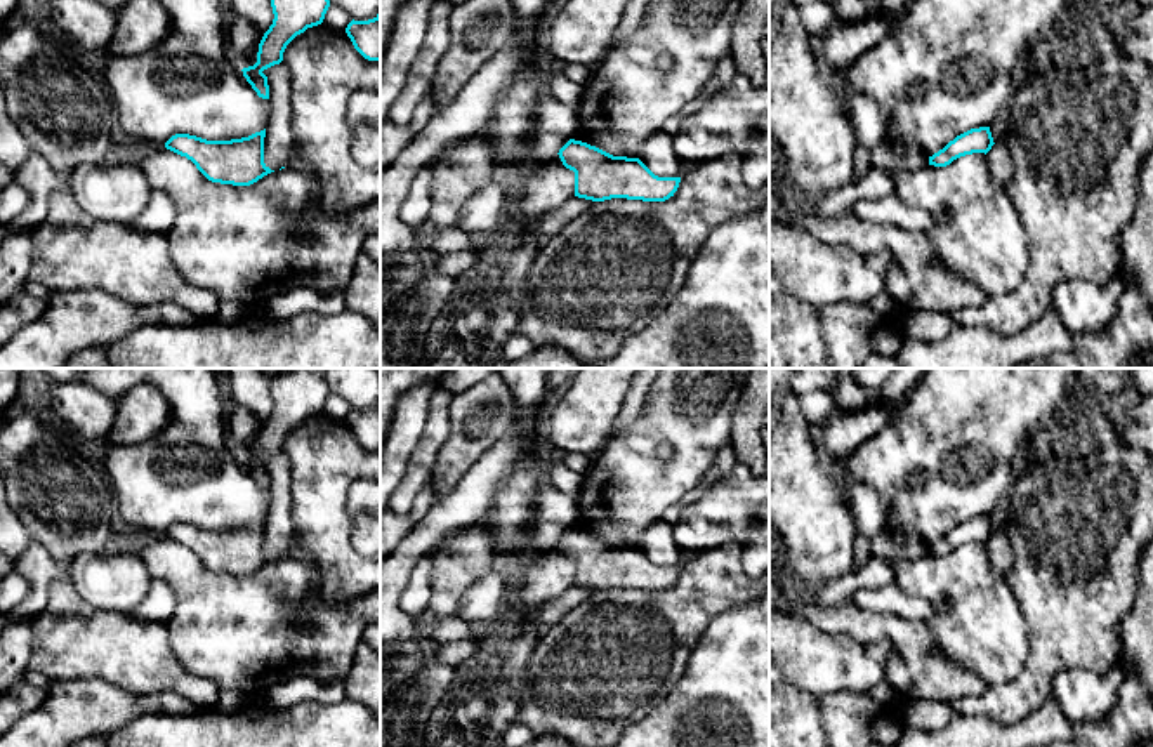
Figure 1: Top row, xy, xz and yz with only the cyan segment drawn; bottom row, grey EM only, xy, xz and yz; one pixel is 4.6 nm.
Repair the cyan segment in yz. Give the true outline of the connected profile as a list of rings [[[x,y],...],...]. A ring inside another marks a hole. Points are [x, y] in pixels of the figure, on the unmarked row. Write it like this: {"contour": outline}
{"contour": [[[990,516],[971,518],[953,530],[950,530],[943,539],[929,545],[929,554],[946,556],[953,549],[972,544],[972,542],[988,542],[993,535],[993,526]]]}

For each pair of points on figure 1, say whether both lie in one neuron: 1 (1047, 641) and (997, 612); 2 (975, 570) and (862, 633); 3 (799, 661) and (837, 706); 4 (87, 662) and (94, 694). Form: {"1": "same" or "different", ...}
{"1": "different", "2": "different", "3": "different", "4": "different"}

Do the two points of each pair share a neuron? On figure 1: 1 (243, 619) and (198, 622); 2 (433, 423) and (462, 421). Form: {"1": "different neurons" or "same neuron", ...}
{"1": "same neuron", "2": "different neurons"}

